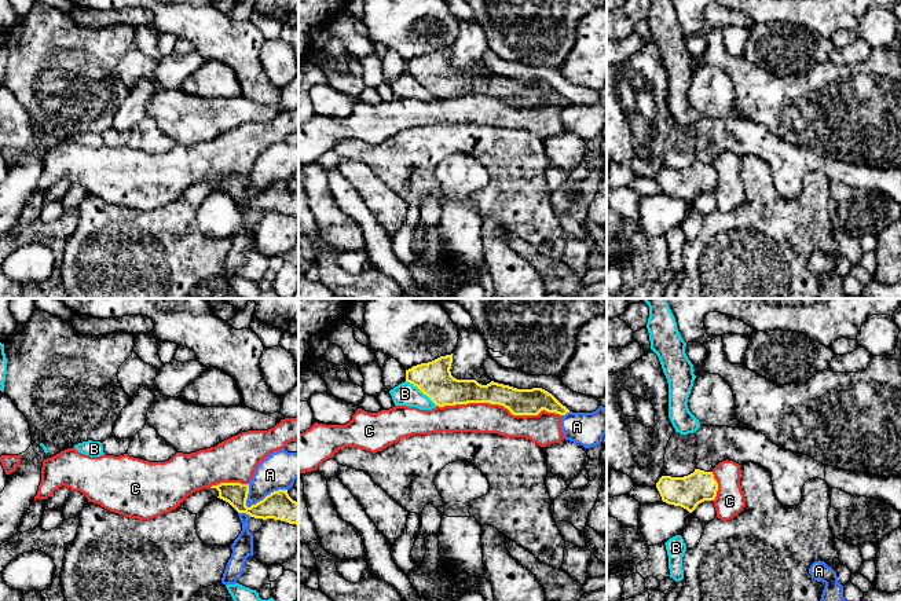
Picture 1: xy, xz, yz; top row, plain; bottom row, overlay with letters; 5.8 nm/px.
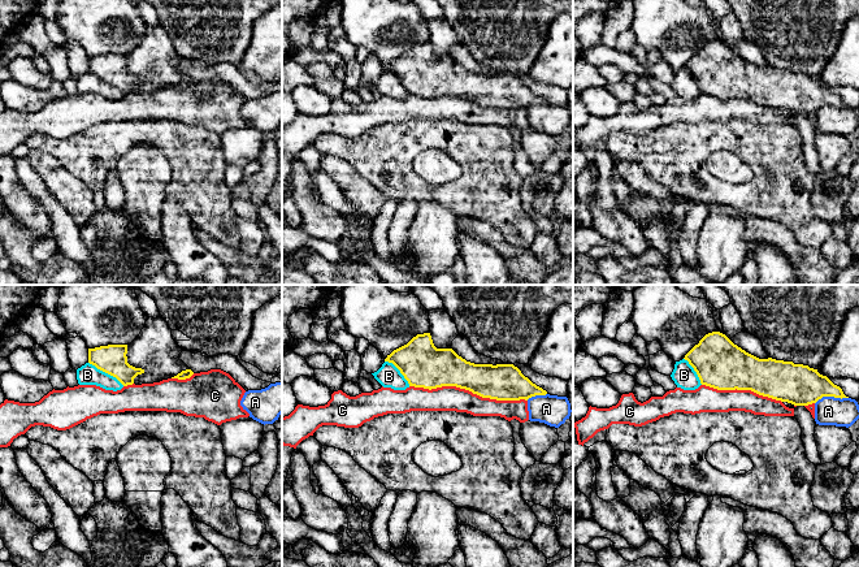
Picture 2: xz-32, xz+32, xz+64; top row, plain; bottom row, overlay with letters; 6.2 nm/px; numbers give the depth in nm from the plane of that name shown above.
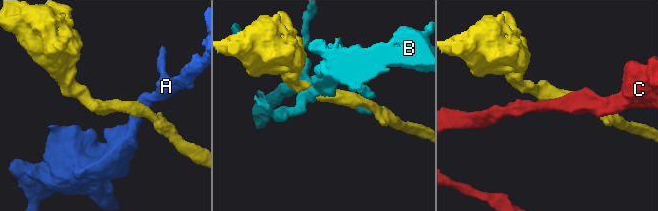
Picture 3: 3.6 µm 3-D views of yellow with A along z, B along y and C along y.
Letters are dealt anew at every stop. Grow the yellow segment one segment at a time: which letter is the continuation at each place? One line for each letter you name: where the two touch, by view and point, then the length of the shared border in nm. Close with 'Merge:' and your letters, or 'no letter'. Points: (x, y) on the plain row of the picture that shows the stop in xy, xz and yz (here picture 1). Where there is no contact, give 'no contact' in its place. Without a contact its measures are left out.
Merge: no letter

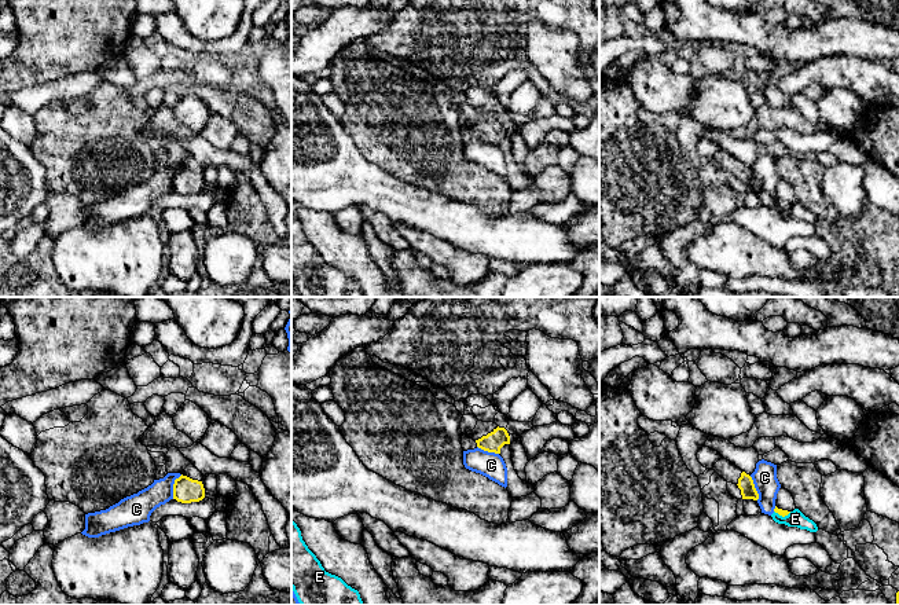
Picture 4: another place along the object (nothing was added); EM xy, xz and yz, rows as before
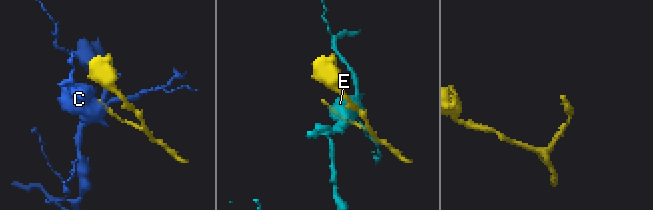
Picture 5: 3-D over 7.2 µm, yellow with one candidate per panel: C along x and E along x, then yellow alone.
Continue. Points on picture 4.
Merge: no letter

